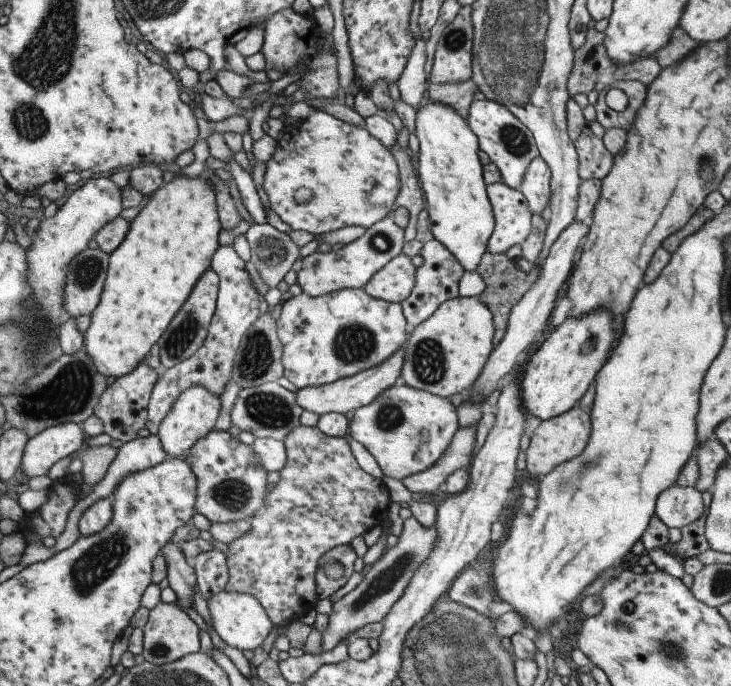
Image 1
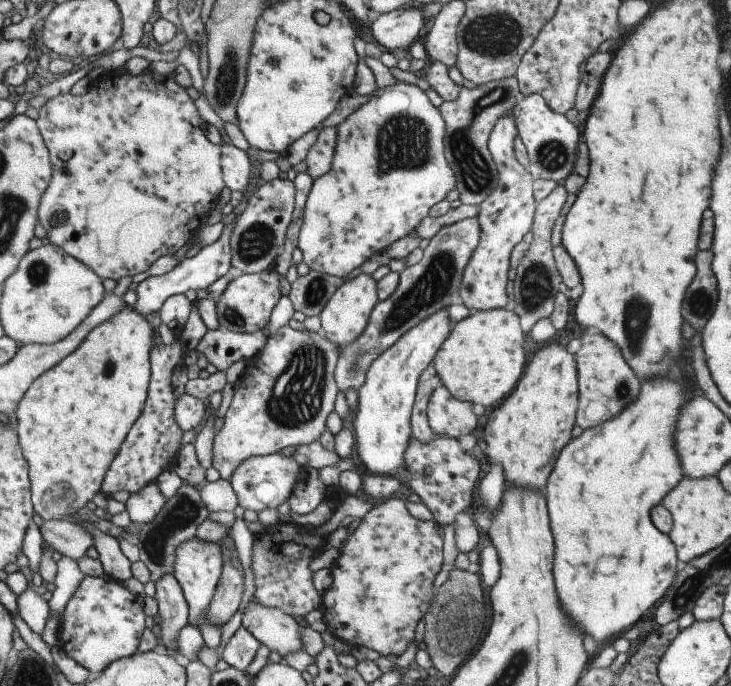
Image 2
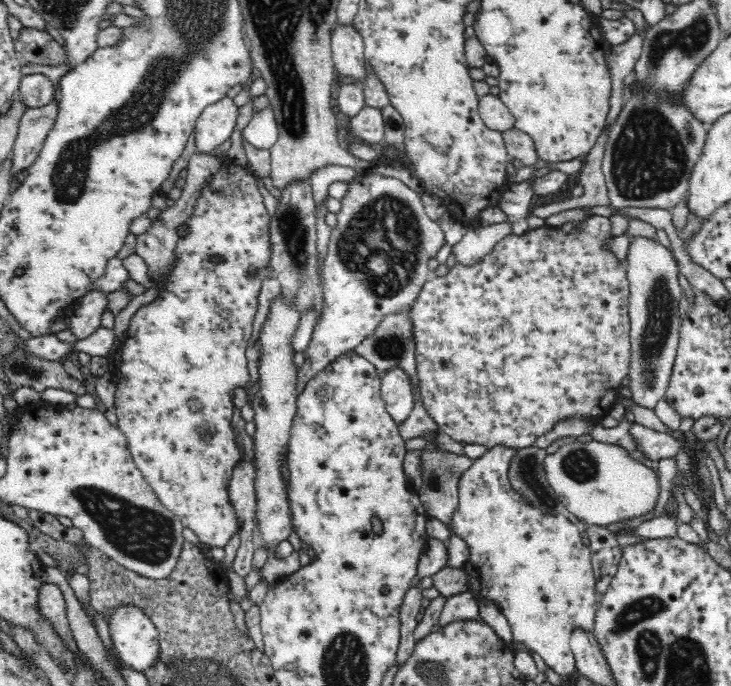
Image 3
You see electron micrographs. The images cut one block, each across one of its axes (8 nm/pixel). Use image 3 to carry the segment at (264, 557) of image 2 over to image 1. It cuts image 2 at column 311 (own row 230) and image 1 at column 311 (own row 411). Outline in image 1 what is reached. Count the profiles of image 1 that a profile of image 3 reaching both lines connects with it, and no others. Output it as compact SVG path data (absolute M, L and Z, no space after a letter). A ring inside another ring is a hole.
M301 425L295 427L283 441L287 453L287 462L284 468L279 471L280 480L278 480L276 486L272 488L272 491L266 494L262 507L252 517L246 520L252 527L250 528L250 532L228 544L228 551L225 553L225 556L227 557L229 582L225 590L234 593L247 593L254 596L254 598L260 602L266 614L268 614L274 627L290 624L292 621L302 618L302 616L311 609L316 609L320 602L319 593L317 592L316 572L319 570L320 560L326 552L338 546L351 545L354 538L362 536L365 532L381 524L382 520L385 518L387 513L385 508L388 503L387 500L385 500L385 488L382 486L380 479L366 474L366 472L360 468L358 462L352 455L349 441L349 438L332 437L323 434L317 427L310 428Z

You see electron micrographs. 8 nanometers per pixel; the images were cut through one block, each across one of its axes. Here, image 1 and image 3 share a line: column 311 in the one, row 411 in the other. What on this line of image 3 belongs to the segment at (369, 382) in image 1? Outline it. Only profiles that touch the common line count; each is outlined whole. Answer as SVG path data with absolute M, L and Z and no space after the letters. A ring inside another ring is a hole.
M388 369L381 377L381 397L396 424L404 422L413 410L412 383L404 369Z

